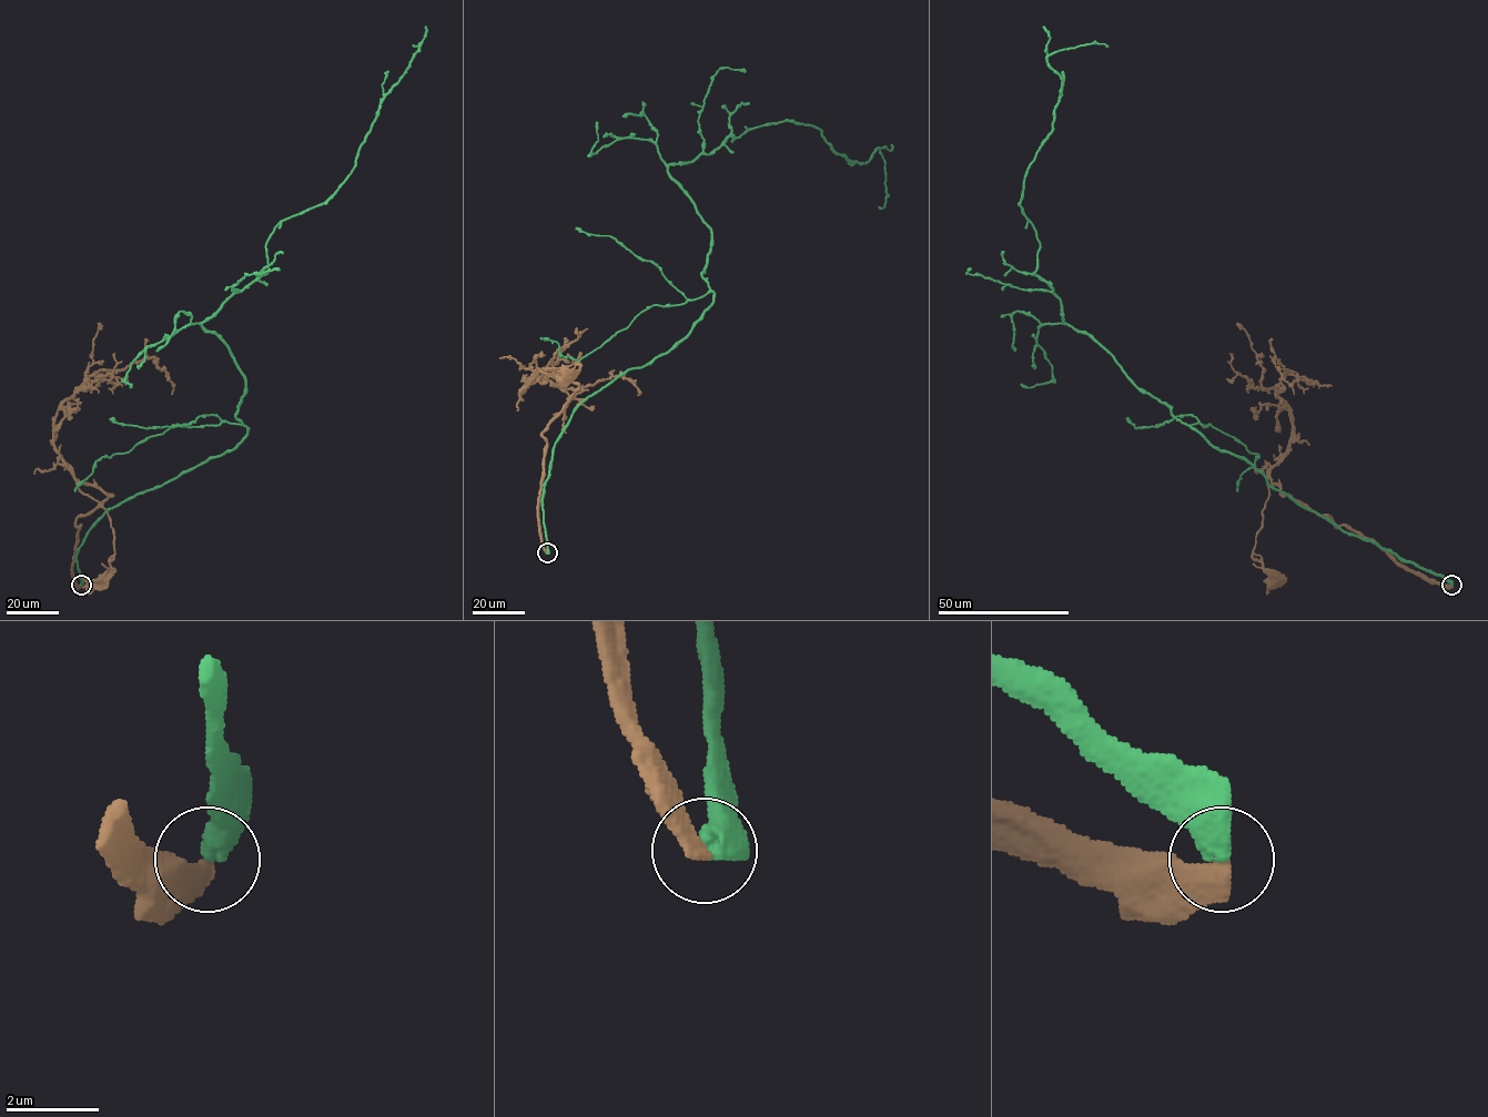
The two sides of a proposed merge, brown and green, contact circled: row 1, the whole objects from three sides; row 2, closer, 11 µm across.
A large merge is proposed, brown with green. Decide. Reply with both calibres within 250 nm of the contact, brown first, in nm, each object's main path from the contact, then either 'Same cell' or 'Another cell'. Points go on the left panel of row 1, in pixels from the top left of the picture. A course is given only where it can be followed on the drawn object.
Thickness 480 nm (brown) against 550 nm. Course of brown: (81, 585), (72, 578), (76, 519), (112, 496), (76, 479), (105, 510), (113, 534), (114, 552), (99, 581). Course of green: (81, 585), (107, 511), (246, 435), (245, 378), (201, 324), (350, 173), (413, 46). Another cell

